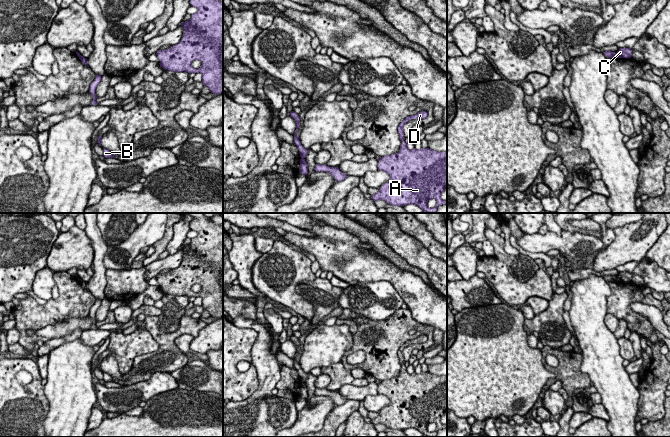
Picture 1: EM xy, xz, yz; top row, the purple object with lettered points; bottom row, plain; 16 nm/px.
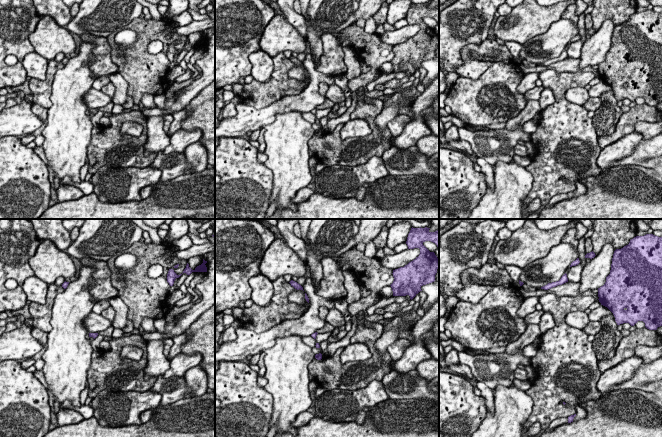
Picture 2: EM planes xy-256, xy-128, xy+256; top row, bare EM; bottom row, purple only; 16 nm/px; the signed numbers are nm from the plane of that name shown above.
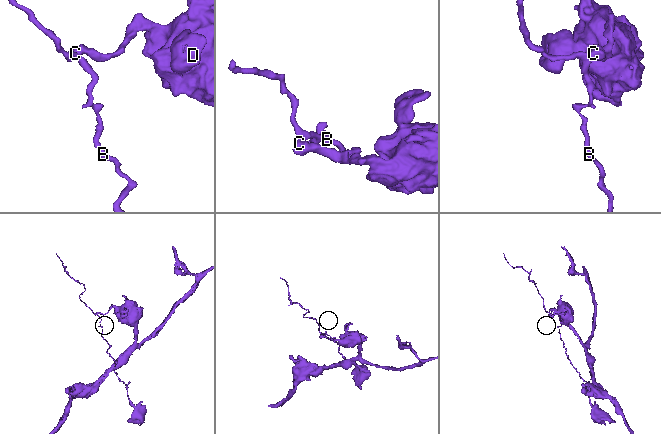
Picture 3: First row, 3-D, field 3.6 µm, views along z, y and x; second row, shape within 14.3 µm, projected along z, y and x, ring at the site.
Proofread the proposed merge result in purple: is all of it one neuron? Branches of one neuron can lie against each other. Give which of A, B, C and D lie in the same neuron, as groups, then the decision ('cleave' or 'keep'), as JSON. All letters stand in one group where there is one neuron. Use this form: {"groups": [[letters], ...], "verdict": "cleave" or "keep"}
{"groups": [["A", "C", "D"], ["B"]], "verdict": "cleave"}

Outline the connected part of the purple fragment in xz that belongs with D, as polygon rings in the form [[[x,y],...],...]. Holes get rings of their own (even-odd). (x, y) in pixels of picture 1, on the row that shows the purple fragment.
[[[426,111],[406,117],[398,126],[401,140],[396,154],[381,157],[378,170],[386,172],[390,180],[379,191],[371,195],[374,201],[384,200],[393,206],[414,204],[425,213],[436,213],[437,207],[446,204],[441,193],[447,188],[447,152],[429,148],[409,150],[404,141],[403,126],[412,119],[425,119]],[[436,200],[436,206],[429,208],[427,202]]]

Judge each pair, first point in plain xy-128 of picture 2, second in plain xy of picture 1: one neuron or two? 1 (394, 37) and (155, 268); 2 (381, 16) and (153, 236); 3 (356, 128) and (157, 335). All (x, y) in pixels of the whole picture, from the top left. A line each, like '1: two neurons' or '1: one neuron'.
1: one neuron
2: two neurons
3: two neurons

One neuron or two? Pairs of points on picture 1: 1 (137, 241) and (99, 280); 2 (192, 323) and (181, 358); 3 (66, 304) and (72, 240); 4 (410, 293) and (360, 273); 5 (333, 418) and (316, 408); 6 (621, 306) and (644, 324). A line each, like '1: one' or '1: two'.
1: two
2: one
3: two
4: one
5: two
6: one

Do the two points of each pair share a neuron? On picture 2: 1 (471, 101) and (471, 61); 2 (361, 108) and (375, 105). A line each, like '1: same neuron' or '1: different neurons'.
1: different neurons
2: same neuron

